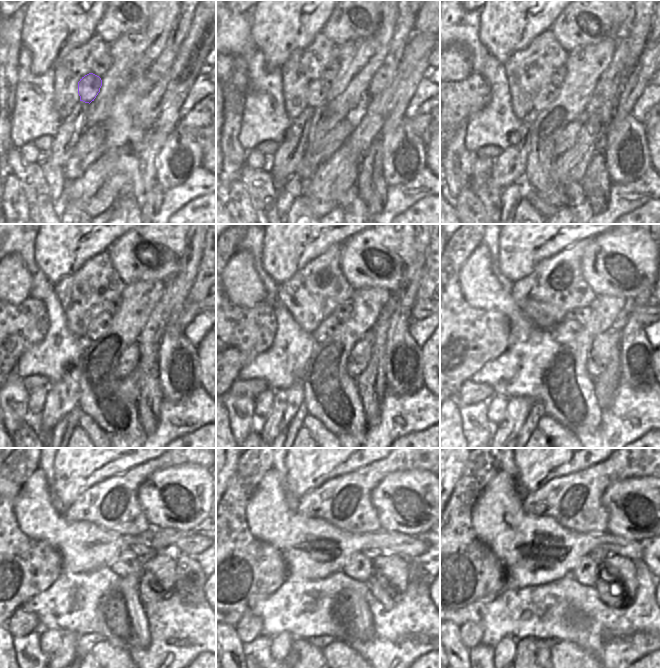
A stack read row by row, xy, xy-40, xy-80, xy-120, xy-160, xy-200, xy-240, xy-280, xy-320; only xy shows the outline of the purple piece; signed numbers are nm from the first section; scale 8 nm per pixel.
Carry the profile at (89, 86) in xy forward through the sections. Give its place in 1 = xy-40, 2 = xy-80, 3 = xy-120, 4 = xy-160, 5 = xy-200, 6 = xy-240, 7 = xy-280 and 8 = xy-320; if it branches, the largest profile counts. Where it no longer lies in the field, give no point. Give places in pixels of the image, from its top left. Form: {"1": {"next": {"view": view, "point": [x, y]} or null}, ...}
{"1": {"next": {"view": "xy-40", "point": [318, 89]}}, "2": {"next": {"view": "xy-80", "point": [548, 93]}}, "3": {"next": {"view": "xy-120", "point": [99, 325]}}, "4": {"next": {"view": "xy-160", "point": [332, 322]}}, "5": {"next": {"view": "xy-200", "point": [563, 332]}}, "6": {"next": {"view": "xy-240", "point": [127, 562]}}, "7": {"next": {"view": "xy-280", "point": [359, 568]}}, "8": {"next": {"view": "xy-320", "point": [586, 572]}}}

